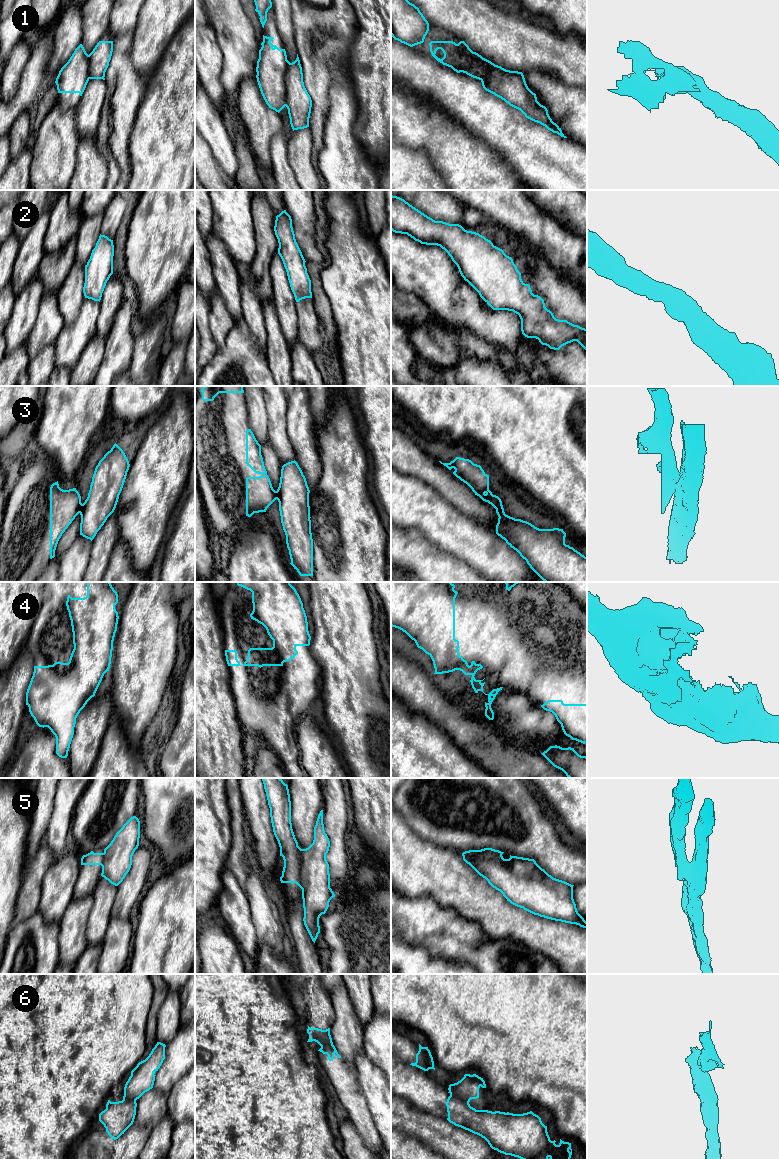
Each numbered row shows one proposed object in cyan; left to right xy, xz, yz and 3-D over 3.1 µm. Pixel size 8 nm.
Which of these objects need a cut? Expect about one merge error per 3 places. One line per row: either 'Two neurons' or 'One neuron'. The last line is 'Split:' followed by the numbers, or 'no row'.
1: Two neurons
2: One neuron
3: Two neurons
4: One neuron
5: Two neurons
6: Two neurons
Split: 1, 3, 5, 6

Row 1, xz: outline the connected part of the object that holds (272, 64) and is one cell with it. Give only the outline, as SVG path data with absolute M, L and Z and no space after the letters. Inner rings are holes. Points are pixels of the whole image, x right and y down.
M263 35L256 78L266 104L279 113L286 106L285 73L288 60L285 49L273 45L273 39Z

